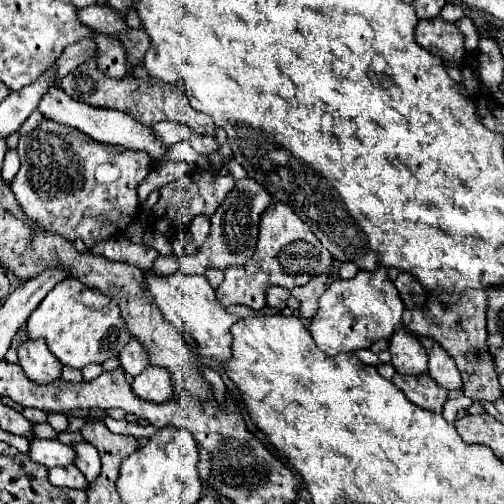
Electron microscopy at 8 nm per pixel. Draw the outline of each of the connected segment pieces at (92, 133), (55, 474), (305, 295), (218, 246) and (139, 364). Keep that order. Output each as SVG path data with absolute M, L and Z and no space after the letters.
M48 88L48 92L44 92L44 96L40 98L38 110L42 112L44 118L56 120L60 124L78 128L80 132L88 134L90 138L104 142L104 144L120 144L126 148L134 148L134 150L144 150L148 152L154 160L162 158L166 146L162 142L158 142L150 132L150 126L144 126L140 122L136 122L132 116L128 116L126 112L118 112L118 110L106 110L106 108L94 108L88 104L82 104L74 98L70 98L62 88Z
M68 464L64 468L50 468L50 482L60 488L80 488L80 490L84 490L88 484L84 474L74 464Z
M320 274L314 280L310 280L306 286L302 288L294 288L292 296L300 300L300 316L310 322L312 316L316 314L318 308L318 298L322 296L322 292L326 290L326 276L328 274Z
M250 178L236 180L234 190L226 196L226 200L220 204L220 208L210 218L210 236L198 248L196 254L180 260L180 270L188 272L188 274L190 272L204 274L210 268L226 270L230 266L244 266L256 252L260 214L268 208L270 200L272 200L272 196L256 180L250 180Z
M130 338L130 342L124 346L118 358L120 358L120 366L130 378L138 376L148 366L148 356L144 356L144 348L140 348L140 340Z

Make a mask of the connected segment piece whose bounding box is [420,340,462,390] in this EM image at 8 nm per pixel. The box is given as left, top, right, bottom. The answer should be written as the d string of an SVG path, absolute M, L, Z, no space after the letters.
M420 340L420 344L424 346L424 350L430 358L430 364L428 364L430 376L446 390L460 388L462 380L460 380L460 372L456 368L456 362L452 360L452 356L448 356L440 348L440 344L436 344L436 340Z

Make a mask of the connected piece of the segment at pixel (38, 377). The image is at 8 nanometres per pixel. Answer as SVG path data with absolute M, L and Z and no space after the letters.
M26 338L18 346L18 362L26 376L38 384L58 380L62 372L62 364L52 356L52 352L48 352L46 340Z

